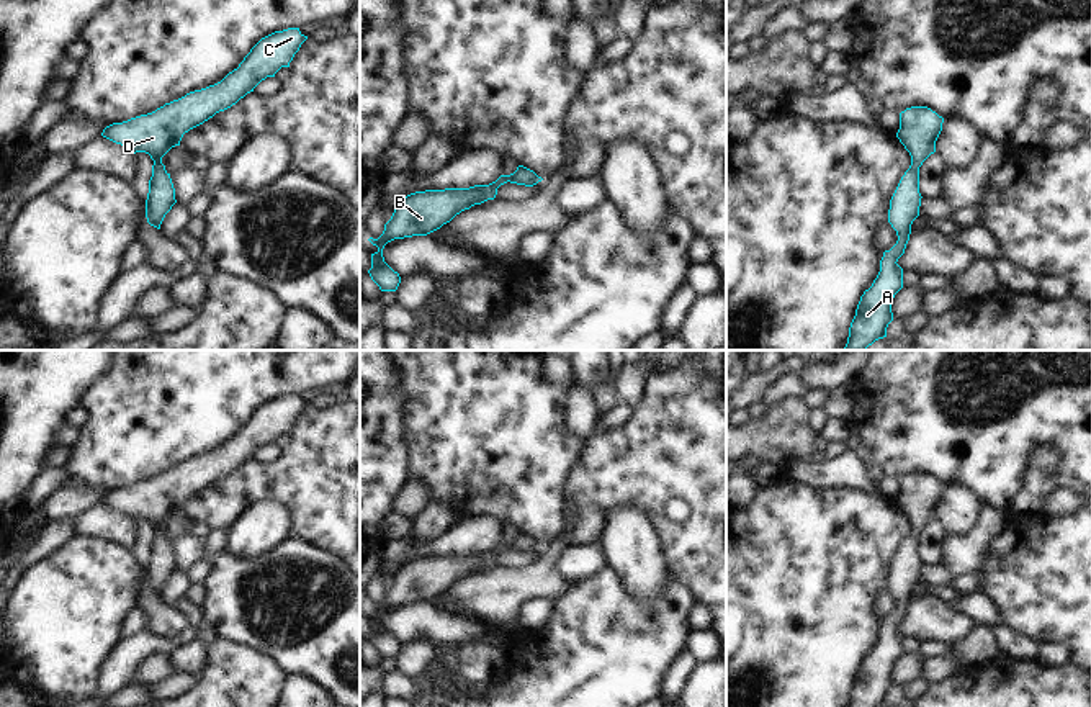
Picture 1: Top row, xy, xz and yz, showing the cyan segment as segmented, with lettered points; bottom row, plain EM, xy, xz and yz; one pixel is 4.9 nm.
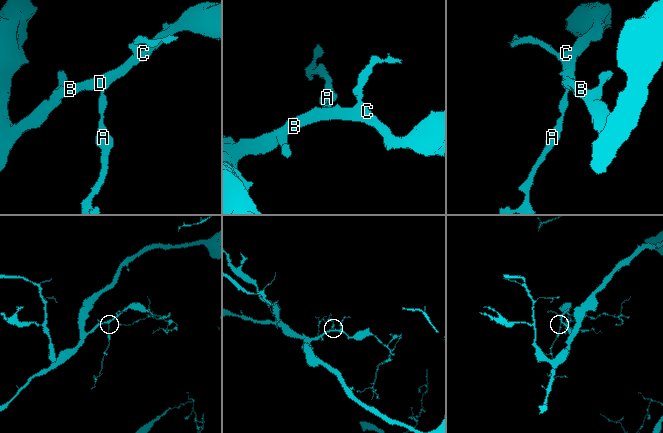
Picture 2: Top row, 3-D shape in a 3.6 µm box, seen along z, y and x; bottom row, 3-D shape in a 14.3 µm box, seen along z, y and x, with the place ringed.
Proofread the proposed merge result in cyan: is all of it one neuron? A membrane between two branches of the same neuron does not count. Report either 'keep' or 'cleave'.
keep

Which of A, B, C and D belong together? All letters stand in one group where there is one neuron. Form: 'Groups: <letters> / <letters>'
Groups: A B C D

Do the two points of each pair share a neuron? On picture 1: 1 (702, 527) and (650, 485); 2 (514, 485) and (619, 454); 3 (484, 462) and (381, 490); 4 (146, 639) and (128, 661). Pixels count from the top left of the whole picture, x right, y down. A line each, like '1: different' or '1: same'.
1: same
2: different
3: different
4: same

